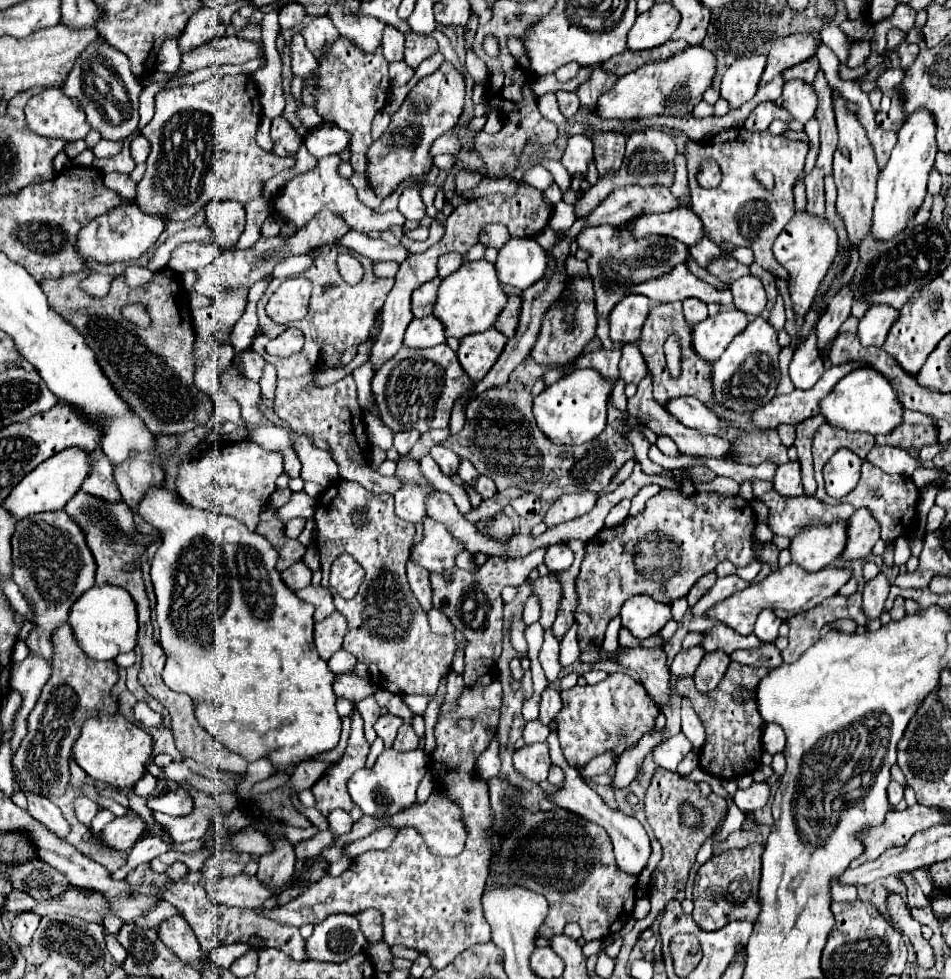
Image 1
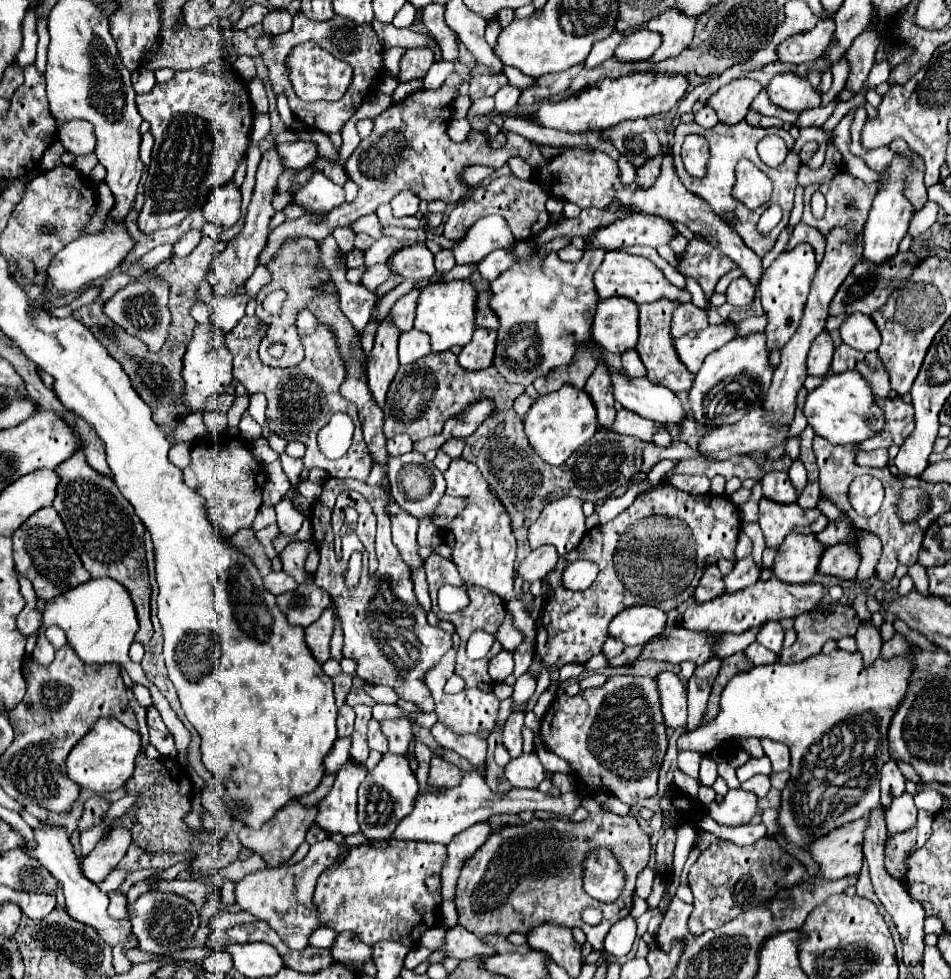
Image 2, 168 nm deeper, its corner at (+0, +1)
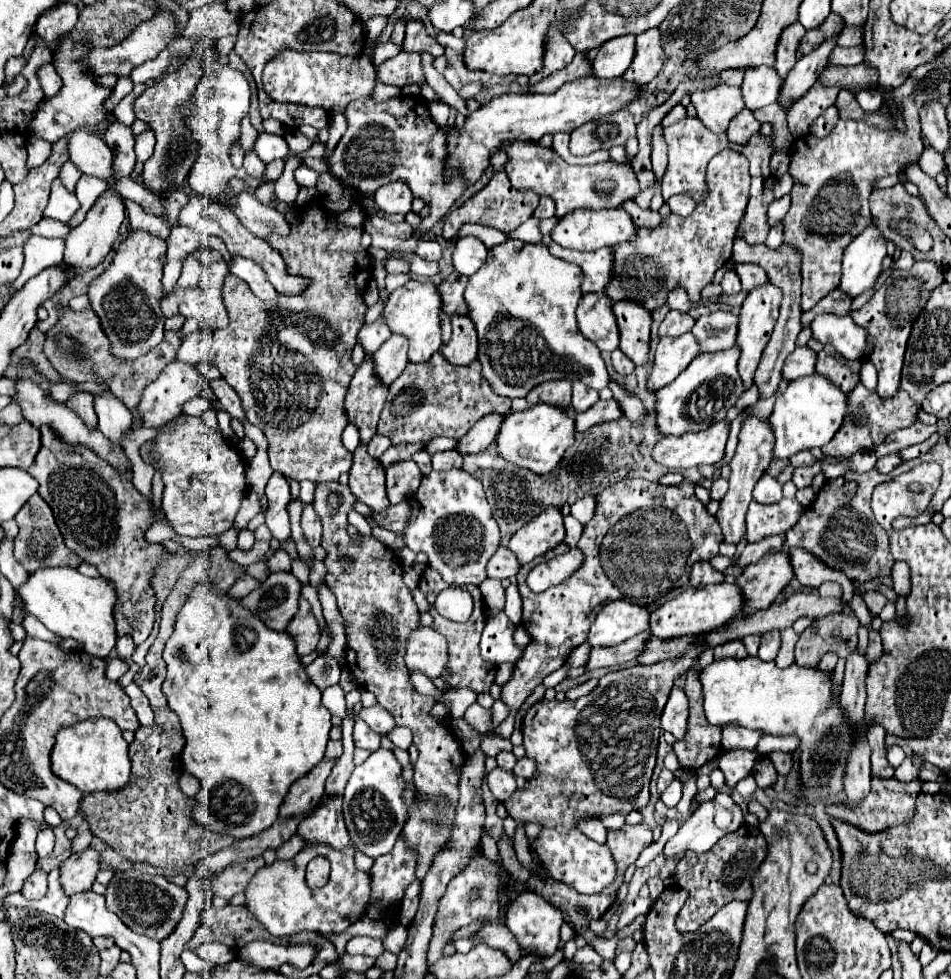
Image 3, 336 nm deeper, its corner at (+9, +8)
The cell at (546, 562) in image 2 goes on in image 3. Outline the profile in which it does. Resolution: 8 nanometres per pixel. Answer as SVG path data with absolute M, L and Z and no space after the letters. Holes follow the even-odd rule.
M499 547L489 563L487 563L487 577L489 579L509 579L513 575L517 575L519 571L519 565L517 565L517 557L513 557L513 553L507 549L507 547Z

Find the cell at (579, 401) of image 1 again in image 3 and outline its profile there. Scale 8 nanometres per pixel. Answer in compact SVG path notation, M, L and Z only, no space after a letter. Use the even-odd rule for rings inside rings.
M535 405L521 413L509 413L503 419L501 429L497 433L497 453L505 461L529 469L535 475L551 473L565 449L573 443L573 417L565 409L555 409L553 405Z

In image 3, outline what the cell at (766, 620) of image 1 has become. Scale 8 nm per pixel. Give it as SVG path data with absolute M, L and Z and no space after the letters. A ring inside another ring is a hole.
M769 631L769 633L761 635L761 645L759 645L757 657L763 659L763 661L773 661L779 653L779 647L781 647L779 631Z

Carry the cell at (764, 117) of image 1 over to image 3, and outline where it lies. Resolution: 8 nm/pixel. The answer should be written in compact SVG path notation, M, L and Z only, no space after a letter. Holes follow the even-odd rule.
M743 109L729 125L727 129L727 137L731 143L737 143L737 145L747 145L749 137L753 137L757 131L759 131L761 123L753 117L753 113L749 109Z

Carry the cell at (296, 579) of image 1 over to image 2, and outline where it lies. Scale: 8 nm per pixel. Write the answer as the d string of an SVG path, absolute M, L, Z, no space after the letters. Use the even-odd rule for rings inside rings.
M272 572L272 574L268 574L268 576L264 578L264 584L266 584L266 588L270 588L270 592L274 592L276 596L282 594L282 592L290 592L290 590L294 590L294 588L298 586L298 582L296 582L290 574L286 574L286 572Z

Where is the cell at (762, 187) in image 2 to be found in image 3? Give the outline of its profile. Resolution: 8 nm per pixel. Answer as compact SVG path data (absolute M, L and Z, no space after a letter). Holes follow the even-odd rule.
M731 149L721 151L707 165L707 197L695 207L689 217L667 215L659 227L637 227L633 241L611 247L613 249L613 275L605 287L605 295L615 301L635 301L649 313L655 313L667 305L669 291L683 287L689 301L695 305L701 299L705 285L713 281L713 275L731 259L731 247L739 221L749 201L749 165L741 153Z

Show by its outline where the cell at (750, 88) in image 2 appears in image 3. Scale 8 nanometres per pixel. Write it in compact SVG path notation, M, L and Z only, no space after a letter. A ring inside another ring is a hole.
M729 85L691 93L691 105L697 109L701 123L713 133L725 133L729 121L745 107L741 101L741 89Z

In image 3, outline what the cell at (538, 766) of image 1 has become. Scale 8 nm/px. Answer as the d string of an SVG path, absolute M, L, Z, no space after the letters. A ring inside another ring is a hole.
M499 767L493 769L491 773L487 773L487 785L499 803L505 803L517 789L515 775L509 771L503 771Z

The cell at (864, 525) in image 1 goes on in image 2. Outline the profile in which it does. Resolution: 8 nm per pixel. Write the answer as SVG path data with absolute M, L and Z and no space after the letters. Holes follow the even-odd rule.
M840 542L840 544L826 548L818 570L822 574L832 574L842 580L854 580L858 566L860 566L860 556L858 556L854 544Z

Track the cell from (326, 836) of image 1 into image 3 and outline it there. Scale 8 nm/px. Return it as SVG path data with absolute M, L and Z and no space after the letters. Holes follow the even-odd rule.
M295 837L293 841L289 841L289 843L285 843L281 849L277 849L276 856L277 859L287 861L287 859L295 857L299 851L301 851L301 837Z

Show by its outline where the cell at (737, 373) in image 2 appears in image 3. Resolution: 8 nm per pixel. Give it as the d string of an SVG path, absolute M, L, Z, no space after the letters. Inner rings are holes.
M737 347L721 353L703 353L693 359L693 365L681 373L673 383L655 393L655 427L661 435L683 435L689 431L703 431L721 421L741 397L743 385L737 377Z

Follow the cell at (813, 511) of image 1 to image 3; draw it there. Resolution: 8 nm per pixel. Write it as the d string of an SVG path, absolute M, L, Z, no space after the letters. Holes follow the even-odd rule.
M781 499L773 505L751 503L747 511L747 541L755 543L763 537L787 533L803 515L797 499Z

